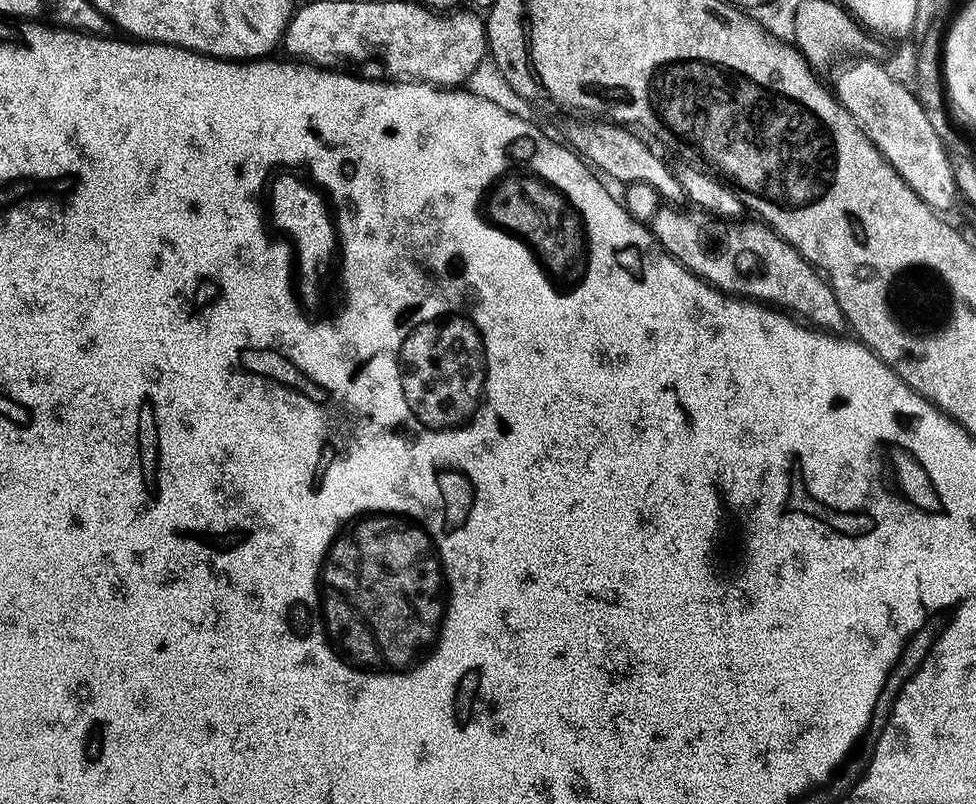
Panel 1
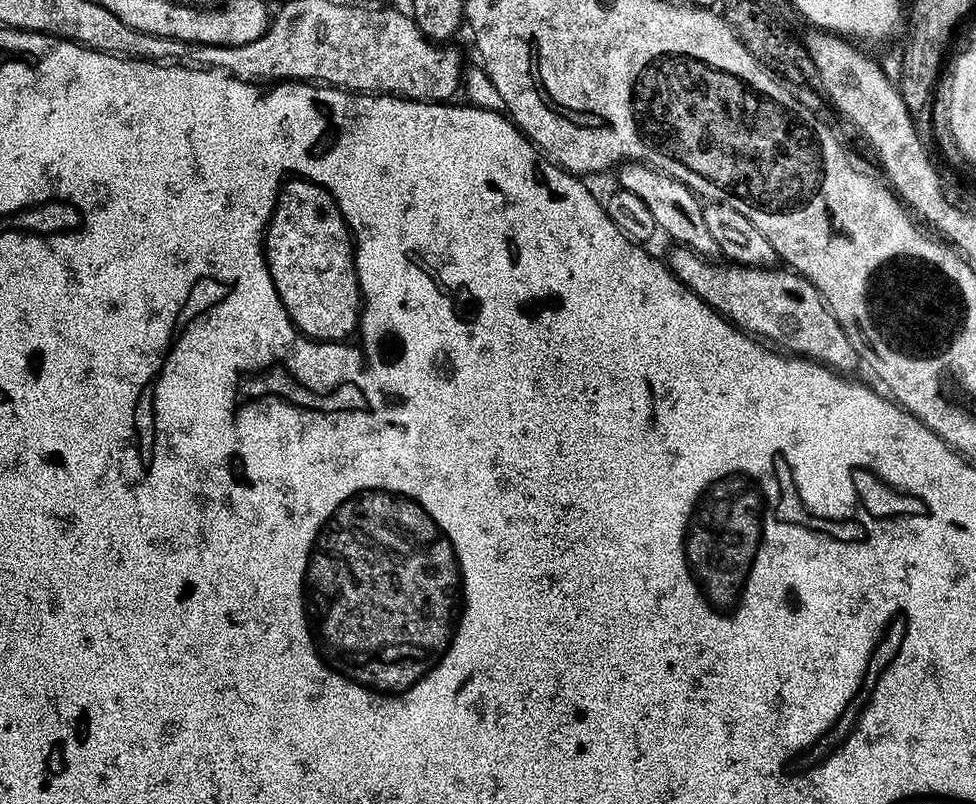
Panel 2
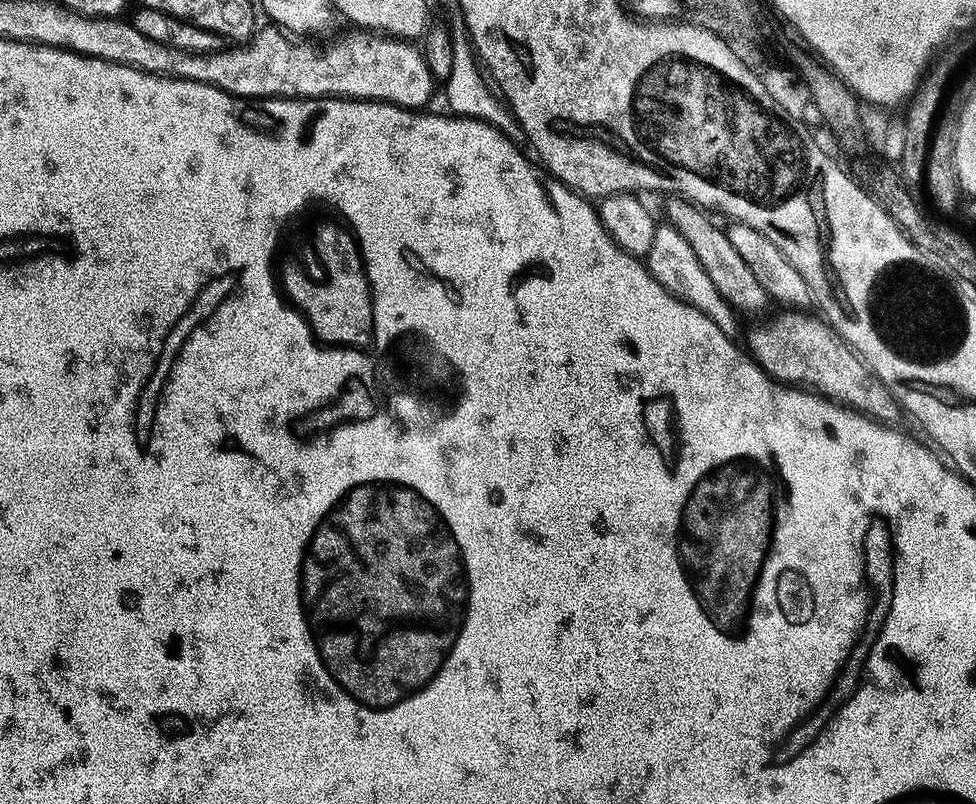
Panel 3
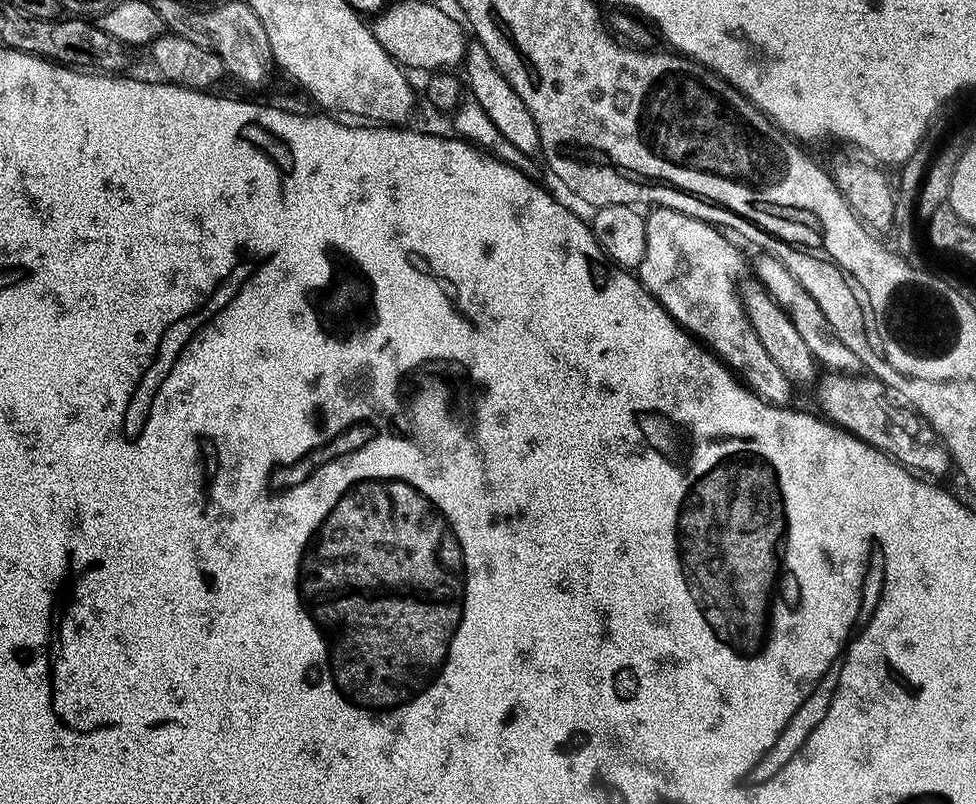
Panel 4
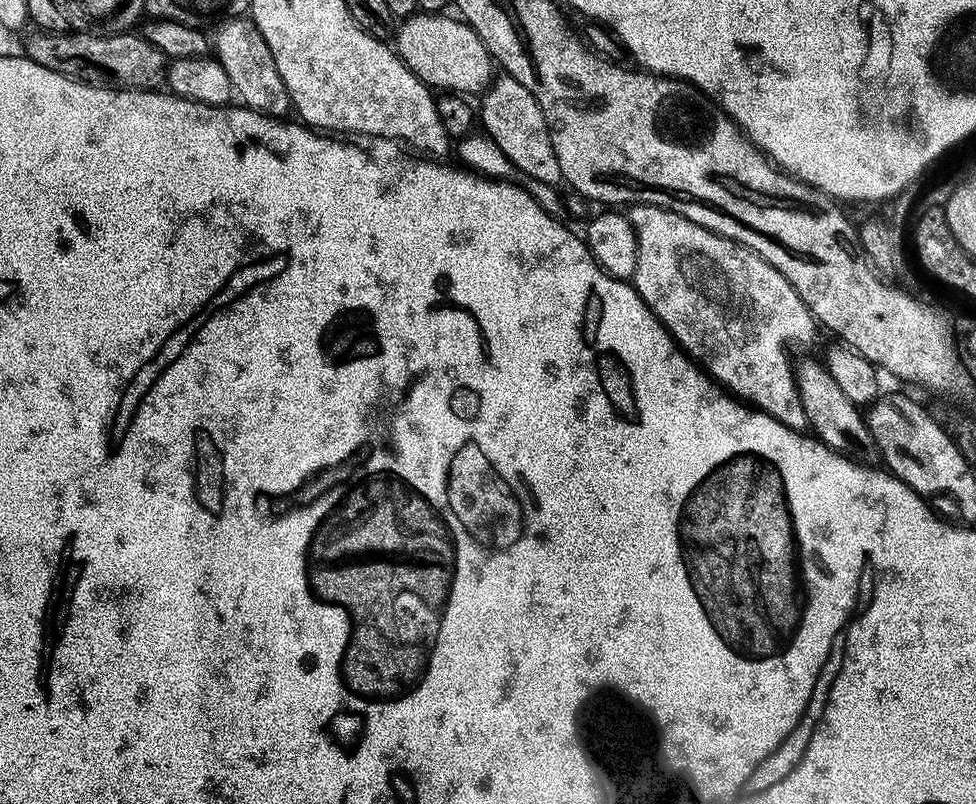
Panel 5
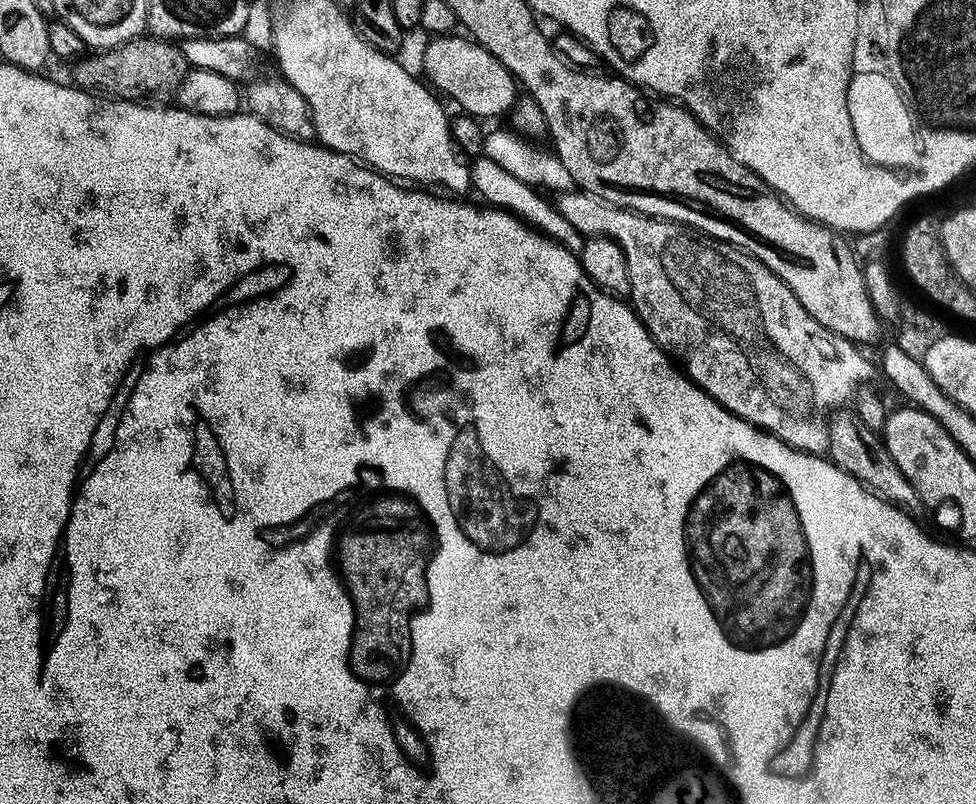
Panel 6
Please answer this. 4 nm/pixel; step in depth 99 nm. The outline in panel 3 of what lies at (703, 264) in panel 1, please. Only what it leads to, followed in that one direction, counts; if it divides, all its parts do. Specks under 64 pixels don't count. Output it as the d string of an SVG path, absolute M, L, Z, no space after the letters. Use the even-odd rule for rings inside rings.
M780 310L769 324L760 324L748 332L747 349L757 364L785 386L811 390L853 412L860 412L885 426L895 425L902 416L887 384L883 384L855 350L819 315L807 316L804 310Z

